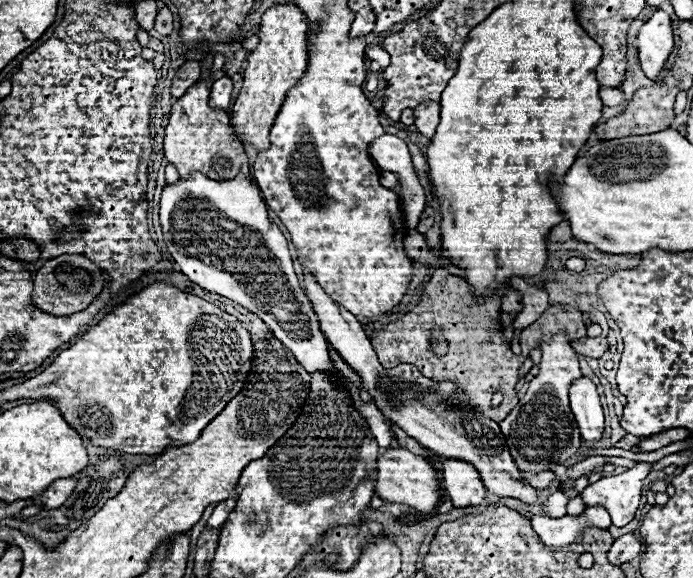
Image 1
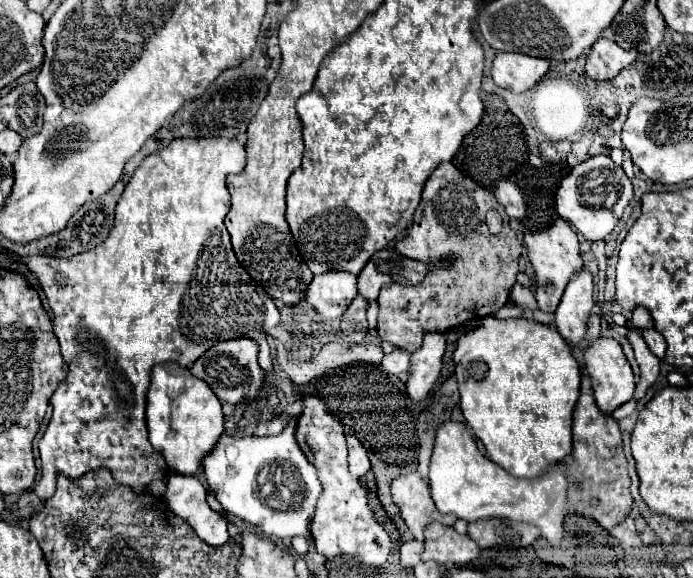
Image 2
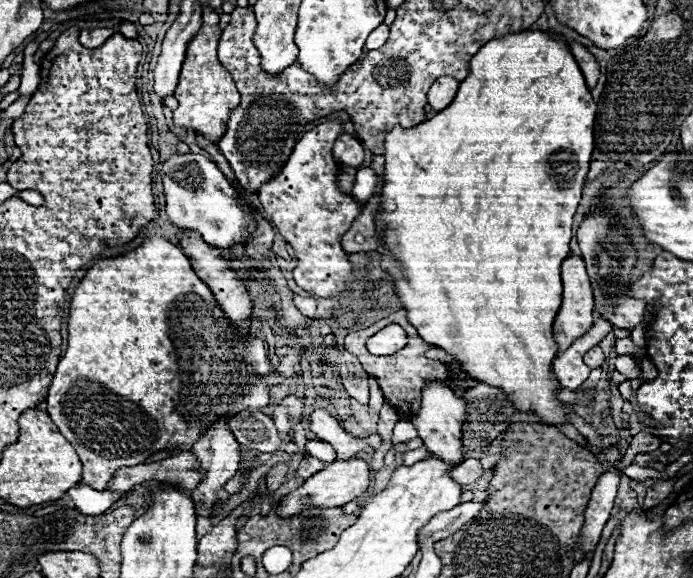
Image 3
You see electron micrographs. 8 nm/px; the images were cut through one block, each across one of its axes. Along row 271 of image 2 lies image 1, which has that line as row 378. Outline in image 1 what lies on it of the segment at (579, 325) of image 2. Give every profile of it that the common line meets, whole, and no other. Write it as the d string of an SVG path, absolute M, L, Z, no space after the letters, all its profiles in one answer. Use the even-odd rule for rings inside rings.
M582 376L570 388L570 408L586 442L596 442L602 438L604 430L604 414L600 406L600 396L596 392L596 384Z

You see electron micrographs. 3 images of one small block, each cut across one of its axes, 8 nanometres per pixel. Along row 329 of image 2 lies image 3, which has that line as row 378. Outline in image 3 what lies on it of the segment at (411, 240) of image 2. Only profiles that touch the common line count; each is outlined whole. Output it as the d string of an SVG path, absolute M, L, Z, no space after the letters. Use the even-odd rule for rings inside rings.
M398 310L398 312L390 314L390 316L384 318L384 320L378 320L378 322L372 324L370 328L364 328L364 330L358 330L358 332L348 334L348 336L344 338L344 348L346 348L348 352L352 352L354 356L358 356L360 364L364 366L364 370L366 370L368 374L372 374L372 376L378 378L378 384L380 384L380 388L382 388L382 392L384 392L386 402L388 402L390 406L394 406L400 414L406 414L406 416L410 416L410 418L416 416L416 412L418 412L418 408L420 408L420 392L422 392L422 388L424 388L428 382L446 382L446 380L448 380L448 366L446 366L444 362L440 362L440 360L428 360L428 358L424 356L424 352L426 352L428 348L434 348L434 346L428 344L428 342L424 342L424 340L418 336L416 328L414 328L414 326L408 322L408 318L406 318L406 310ZM392 322L400 324L400 326L406 330L408 344L406 344L402 350L398 350L396 354L390 354L390 356L374 356L374 354L370 354L370 352L366 350L366 340L368 340L372 334L376 334L380 328L384 328L384 326L388 326L388 324L392 324Z

